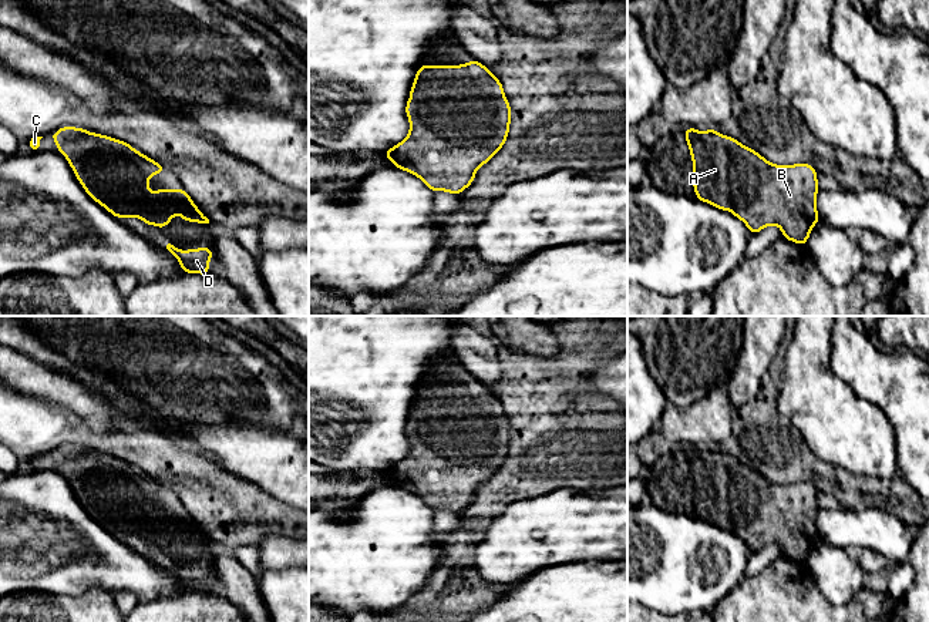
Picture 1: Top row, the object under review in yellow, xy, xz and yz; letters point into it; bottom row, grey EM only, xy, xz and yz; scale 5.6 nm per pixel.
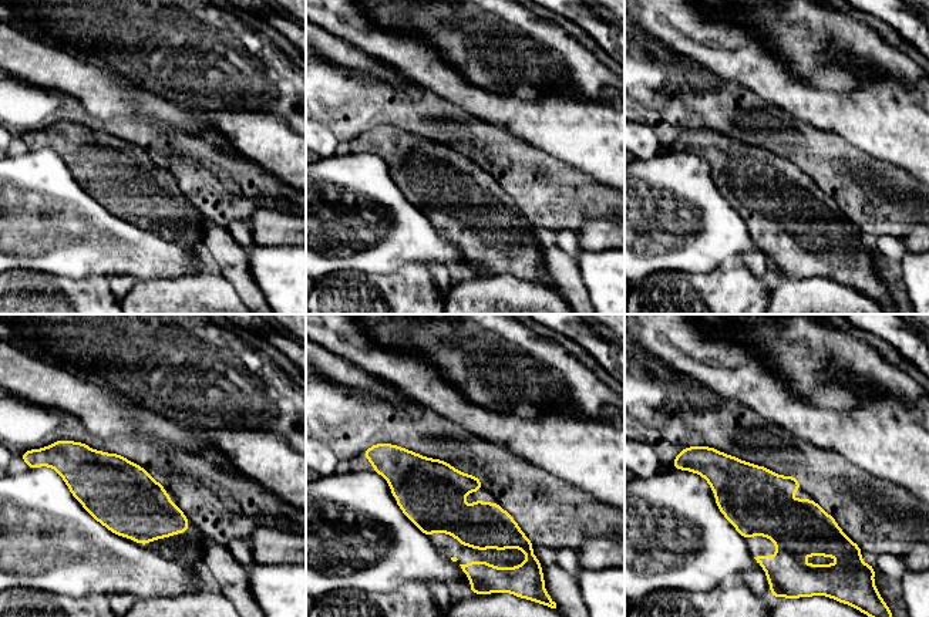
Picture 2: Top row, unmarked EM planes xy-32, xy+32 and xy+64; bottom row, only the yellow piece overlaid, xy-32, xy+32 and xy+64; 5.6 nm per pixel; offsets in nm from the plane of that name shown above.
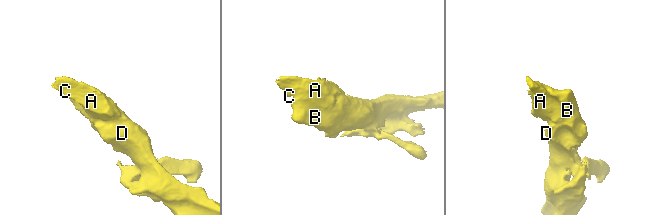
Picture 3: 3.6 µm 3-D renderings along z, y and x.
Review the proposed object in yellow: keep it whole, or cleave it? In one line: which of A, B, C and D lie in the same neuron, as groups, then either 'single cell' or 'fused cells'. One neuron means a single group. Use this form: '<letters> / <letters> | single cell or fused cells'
A B C D | single cell

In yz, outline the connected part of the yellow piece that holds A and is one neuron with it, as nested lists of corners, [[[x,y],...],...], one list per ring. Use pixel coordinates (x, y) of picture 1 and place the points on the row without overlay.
[[[689,446],[683,455],[693,478],[696,518],[717,528],[731,529],[753,554],[765,545],[777,544],[781,547],[784,558],[805,565],[814,544],[821,539],[815,522],[819,508],[818,491],[814,484],[801,481],[775,484],[736,457],[726,455],[714,447],[700,451]]]

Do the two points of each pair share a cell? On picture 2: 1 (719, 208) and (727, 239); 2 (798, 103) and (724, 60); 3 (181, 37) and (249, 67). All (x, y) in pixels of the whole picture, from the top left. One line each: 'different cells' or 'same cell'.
1: same cell
2: same cell
3: same cell

